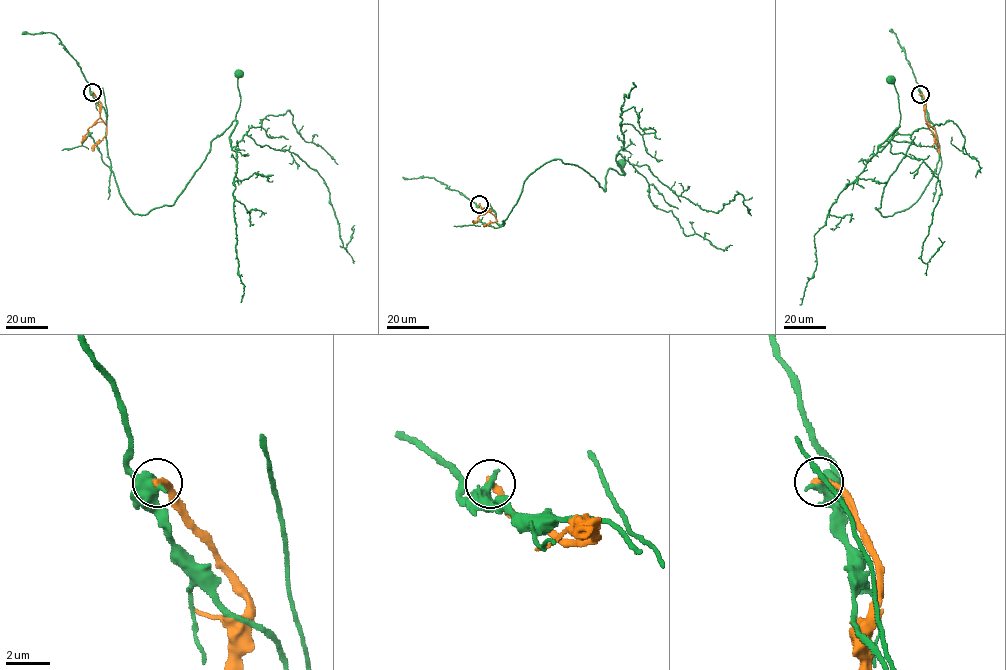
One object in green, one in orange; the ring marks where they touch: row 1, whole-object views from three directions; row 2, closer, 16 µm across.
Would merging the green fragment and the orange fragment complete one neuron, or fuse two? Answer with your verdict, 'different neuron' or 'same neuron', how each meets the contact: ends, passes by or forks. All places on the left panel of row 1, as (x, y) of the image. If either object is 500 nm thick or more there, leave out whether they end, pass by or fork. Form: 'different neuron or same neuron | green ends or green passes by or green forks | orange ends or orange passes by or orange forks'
different neuron

